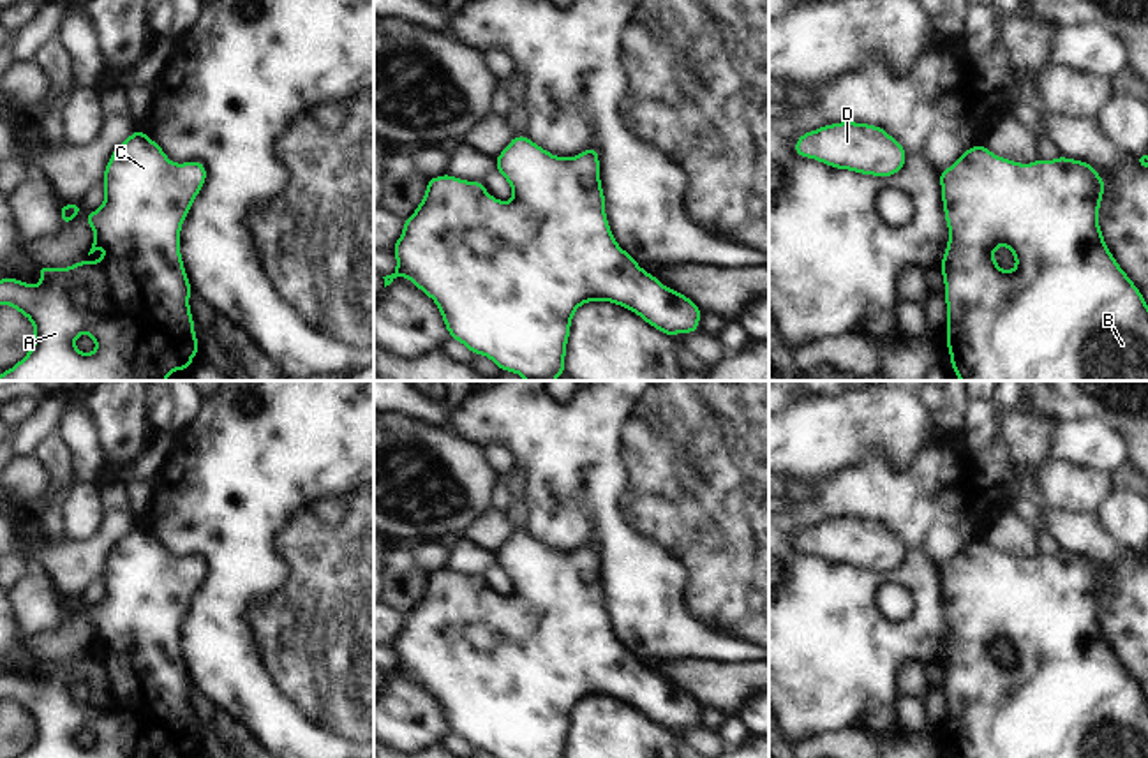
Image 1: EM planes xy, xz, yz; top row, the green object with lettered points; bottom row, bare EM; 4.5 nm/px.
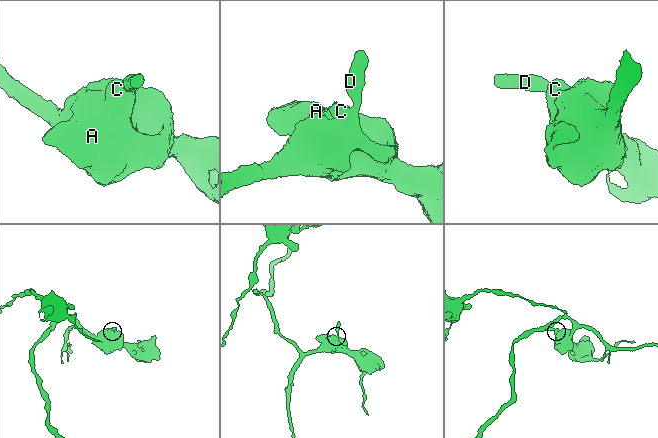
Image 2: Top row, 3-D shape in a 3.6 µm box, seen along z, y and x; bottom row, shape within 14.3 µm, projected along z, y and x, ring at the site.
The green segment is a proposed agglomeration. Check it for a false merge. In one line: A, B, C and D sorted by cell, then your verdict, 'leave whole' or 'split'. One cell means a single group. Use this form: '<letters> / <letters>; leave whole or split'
A B C D; leave whole

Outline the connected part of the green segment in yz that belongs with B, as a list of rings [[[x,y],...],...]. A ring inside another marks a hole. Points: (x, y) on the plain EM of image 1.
[[[980,539],[940,566],[940,580],[949,622],[940,668],[950,758],[1148,758],[1148,700],[1104,636],[1099,621],[1104,573],[1092,559],[1062,550],[1019,559]],[[998,640],[1014,649],[1012,666],[995,658]]]

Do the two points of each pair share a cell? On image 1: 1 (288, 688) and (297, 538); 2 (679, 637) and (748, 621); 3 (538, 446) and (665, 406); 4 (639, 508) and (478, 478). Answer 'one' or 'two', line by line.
1: one
2: one
3: one
4: two

